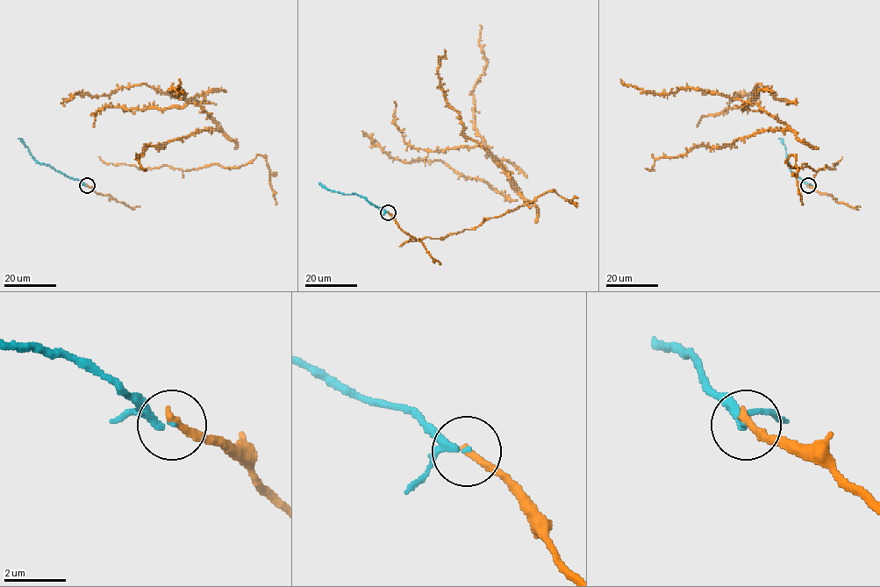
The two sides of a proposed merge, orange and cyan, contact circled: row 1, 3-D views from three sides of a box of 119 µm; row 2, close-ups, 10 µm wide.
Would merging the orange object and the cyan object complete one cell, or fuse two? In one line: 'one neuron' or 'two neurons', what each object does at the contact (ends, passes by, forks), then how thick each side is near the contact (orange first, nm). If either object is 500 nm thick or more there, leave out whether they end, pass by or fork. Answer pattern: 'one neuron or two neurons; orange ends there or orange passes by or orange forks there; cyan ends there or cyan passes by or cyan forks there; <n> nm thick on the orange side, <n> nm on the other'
one neuron; orange ends there; cyan passes by; 280 nm thick on the orange side, 150 nm on the other

